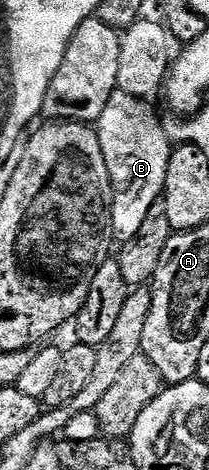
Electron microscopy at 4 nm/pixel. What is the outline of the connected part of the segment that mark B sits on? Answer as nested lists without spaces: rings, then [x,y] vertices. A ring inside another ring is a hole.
[[[116,89],[109,97],[105,113],[101,113],[97,124],[101,153],[105,153],[105,165],[111,178],[111,230],[120,244],[128,243],[133,237],[137,237],[149,209],[153,209],[153,205],[162,200],[165,177],[169,173],[173,144],[166,136],[161,115],[158,115],[151,105],[146,99],[133,97],[133,93]]]

